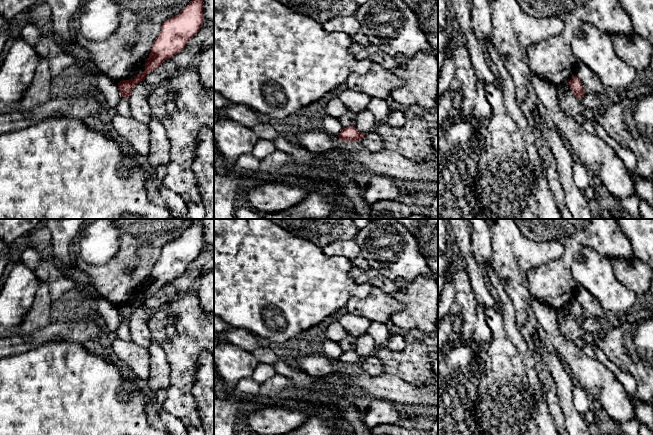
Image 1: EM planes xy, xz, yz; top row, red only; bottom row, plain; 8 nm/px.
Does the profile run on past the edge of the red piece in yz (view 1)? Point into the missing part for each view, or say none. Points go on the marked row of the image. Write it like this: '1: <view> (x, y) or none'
1: none

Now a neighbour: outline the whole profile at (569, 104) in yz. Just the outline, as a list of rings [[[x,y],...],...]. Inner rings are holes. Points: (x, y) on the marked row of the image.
[[[569,83],[556,86],[556,94],[560,109],[568,117],[573,118],[575,115],[582,115],[588,109],[579,98],[574,96]]]

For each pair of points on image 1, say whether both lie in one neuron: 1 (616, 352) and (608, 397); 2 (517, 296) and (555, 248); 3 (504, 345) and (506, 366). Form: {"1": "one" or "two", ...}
{"1": "two", "2": "one", "3": "one"}

